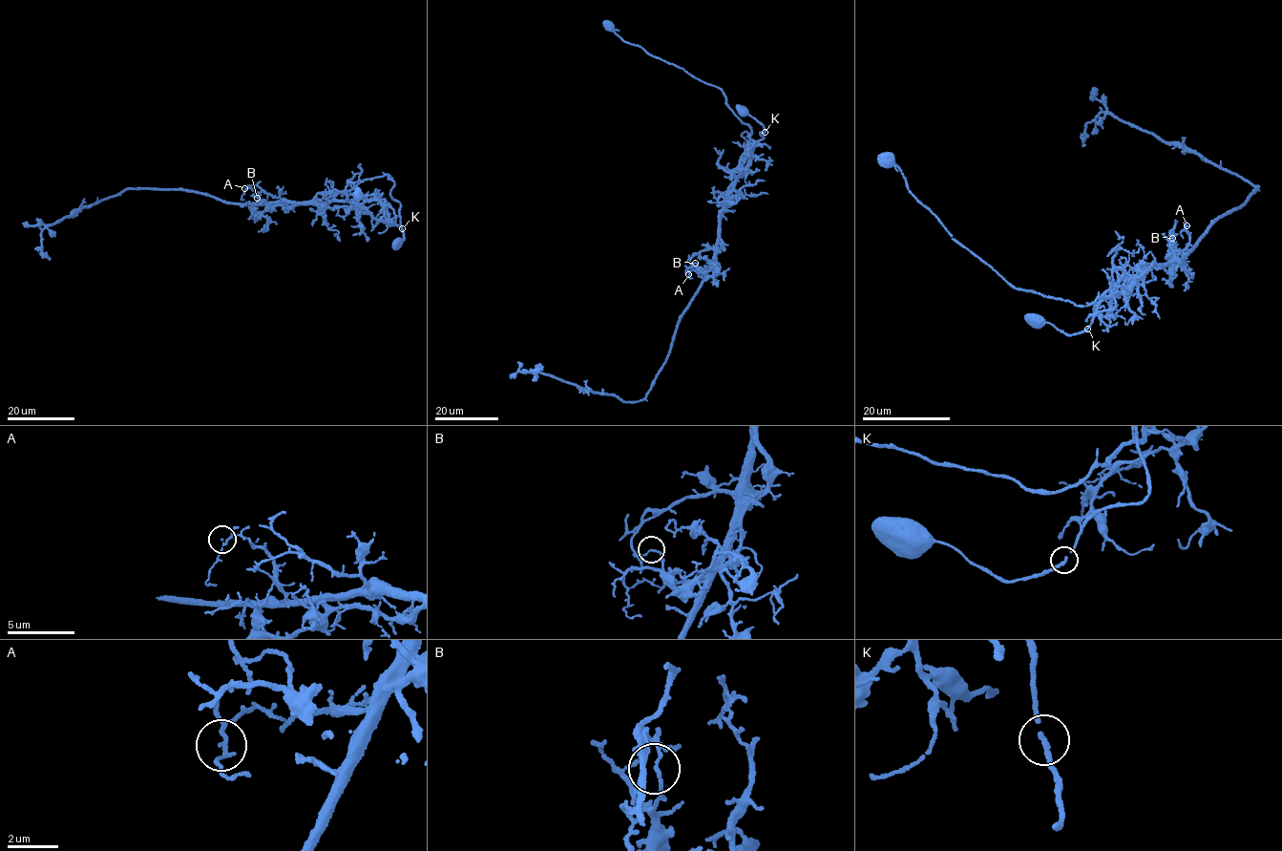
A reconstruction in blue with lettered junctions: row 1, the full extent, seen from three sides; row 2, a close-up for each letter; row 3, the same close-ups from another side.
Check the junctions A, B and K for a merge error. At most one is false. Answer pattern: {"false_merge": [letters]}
{"false_merge": ["B"]}

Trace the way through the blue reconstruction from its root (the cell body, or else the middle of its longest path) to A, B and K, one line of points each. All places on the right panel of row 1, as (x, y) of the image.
A: (1036, 321), (1068, 334), (1086, 329), (1115, 307), (1114, 267), (1136, 278), (1154, 262), (1180, 259), (1187, 225)
B: (1036, 321), (1086, 329), (1115, 307), (1114, 267), (1136, 278), (1172, 262), (1173, 238)
K: (1036, 321), (1050, 323), (1068, 334), (1087, 329)

